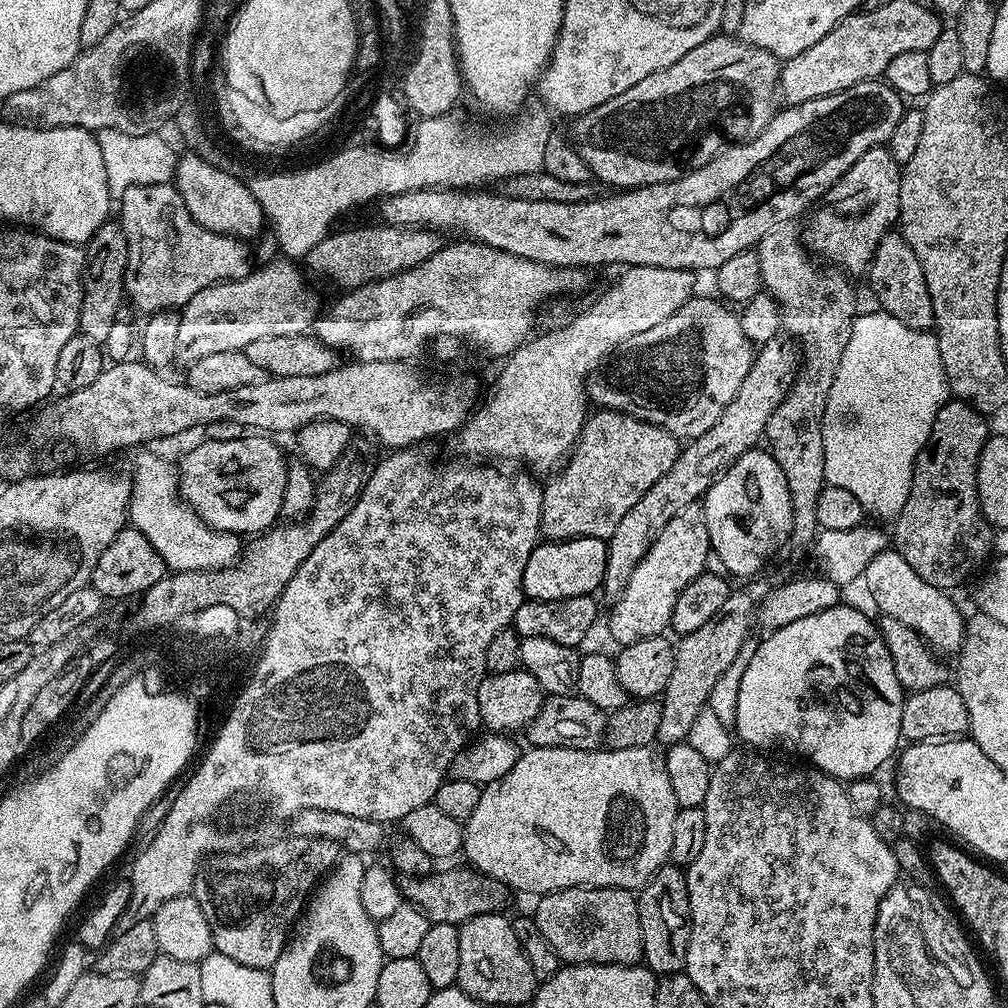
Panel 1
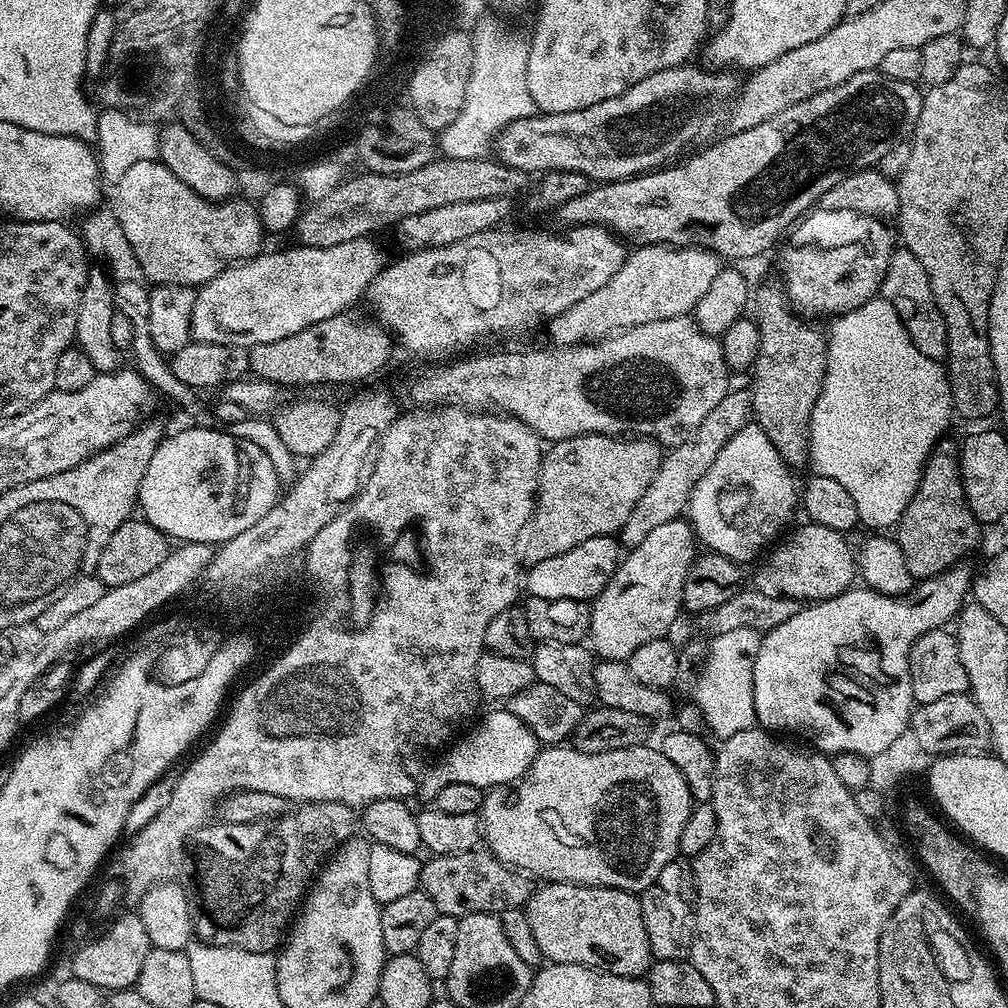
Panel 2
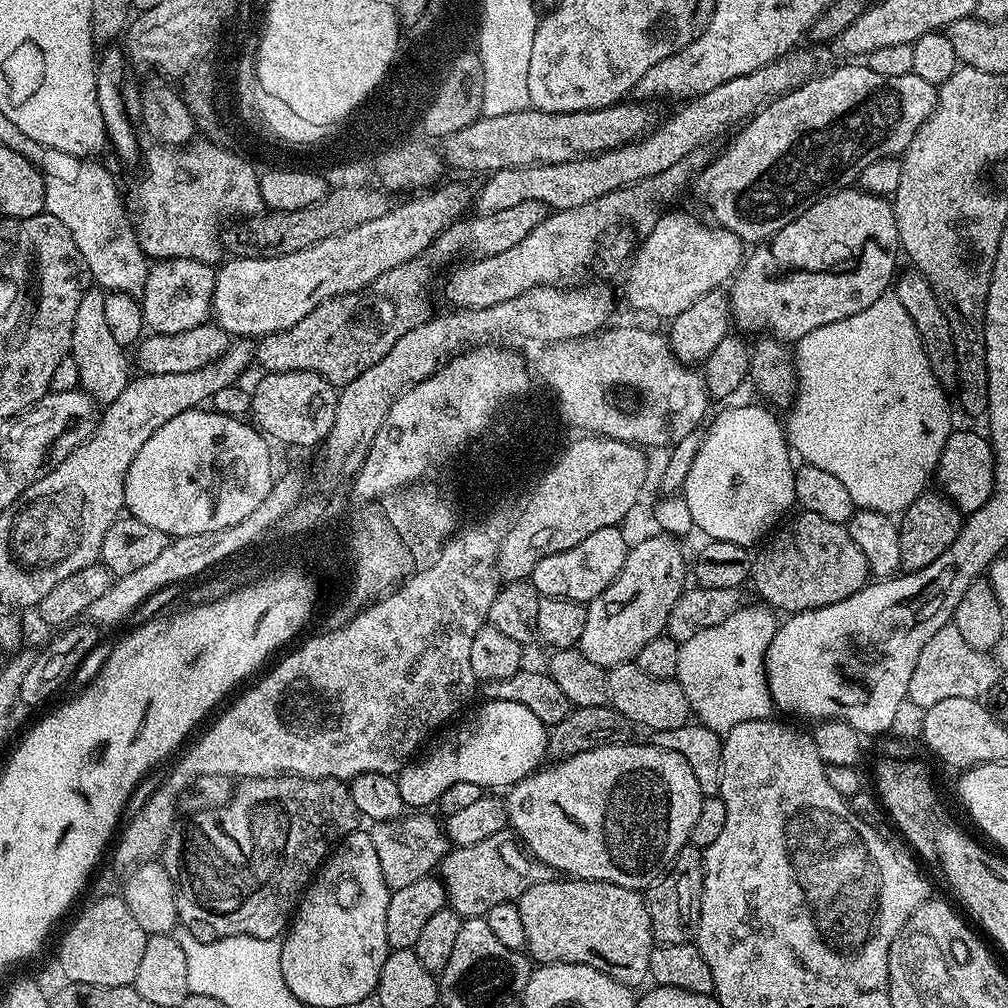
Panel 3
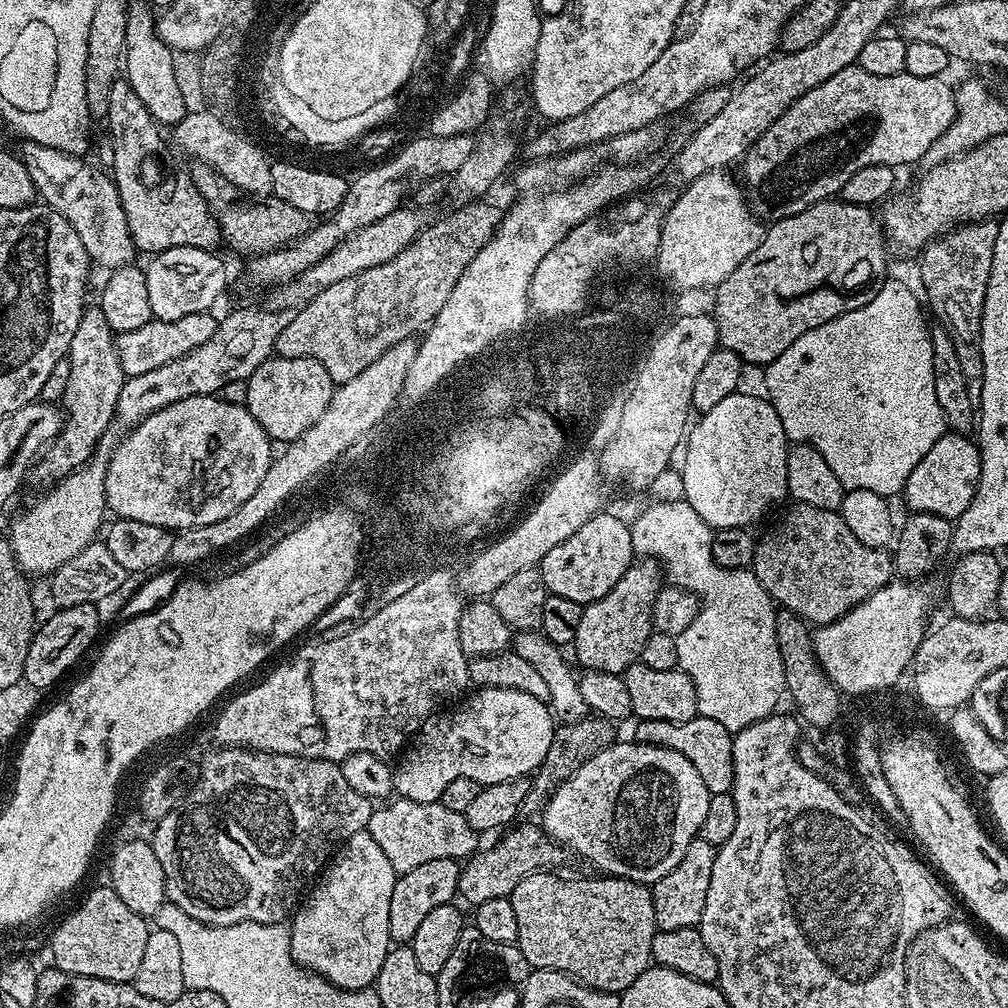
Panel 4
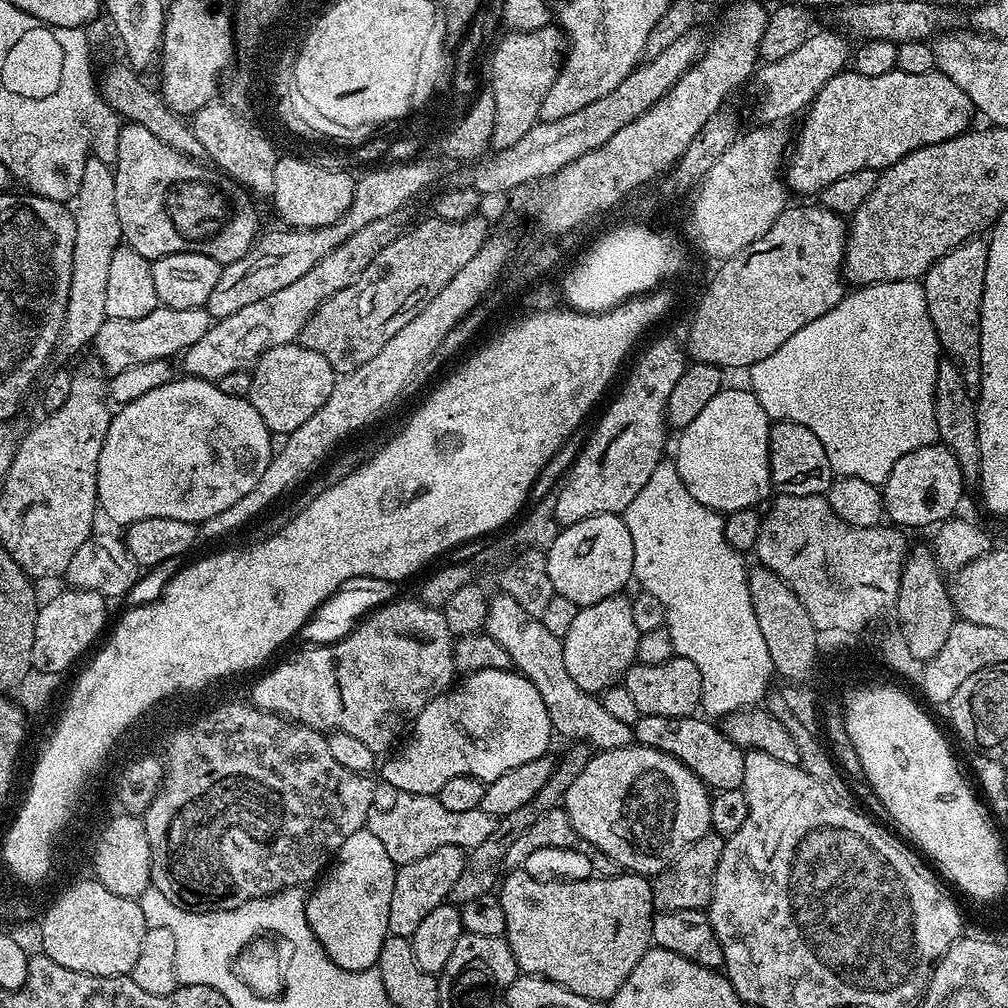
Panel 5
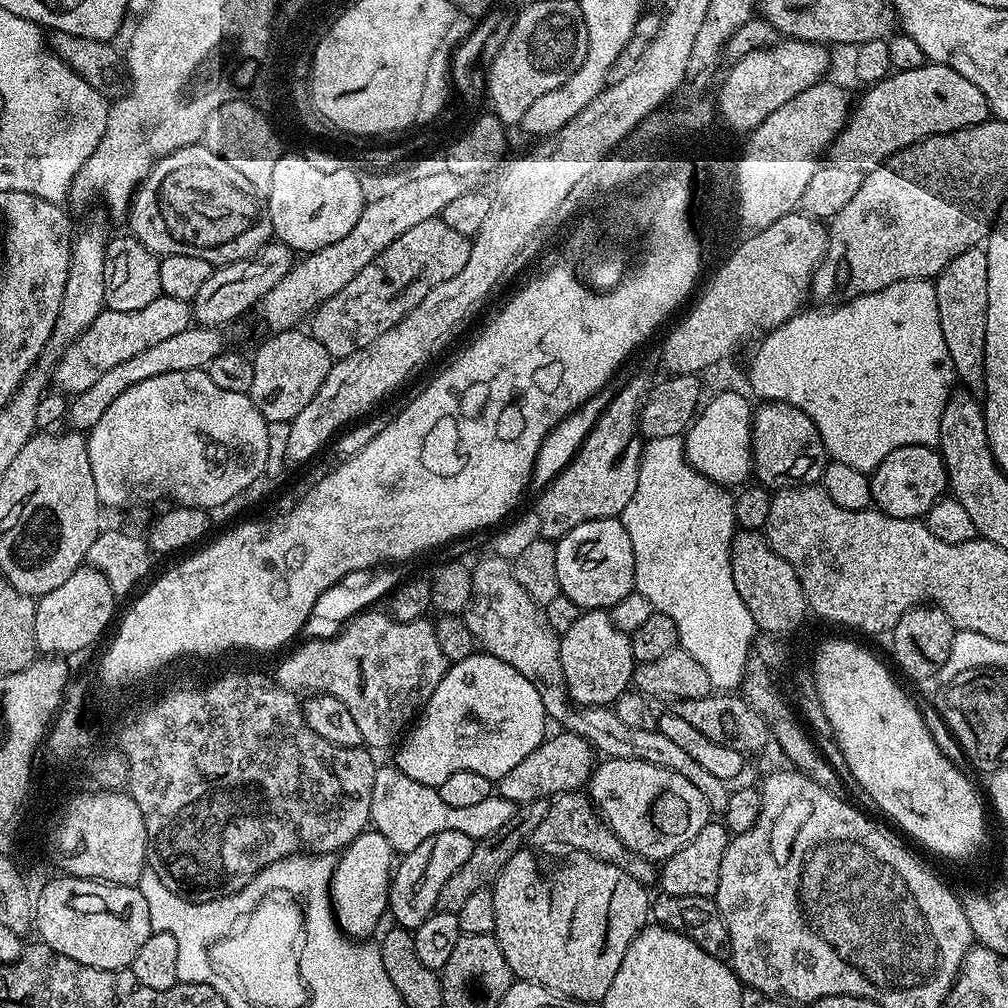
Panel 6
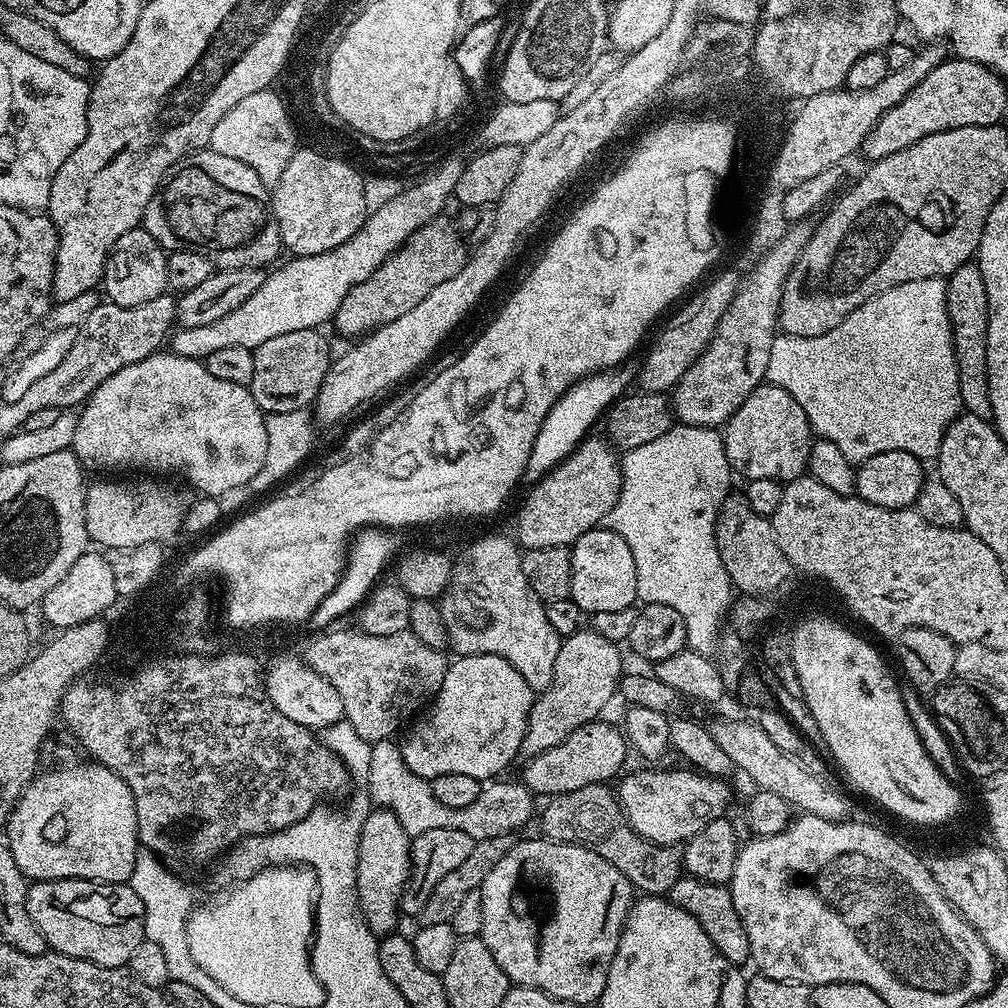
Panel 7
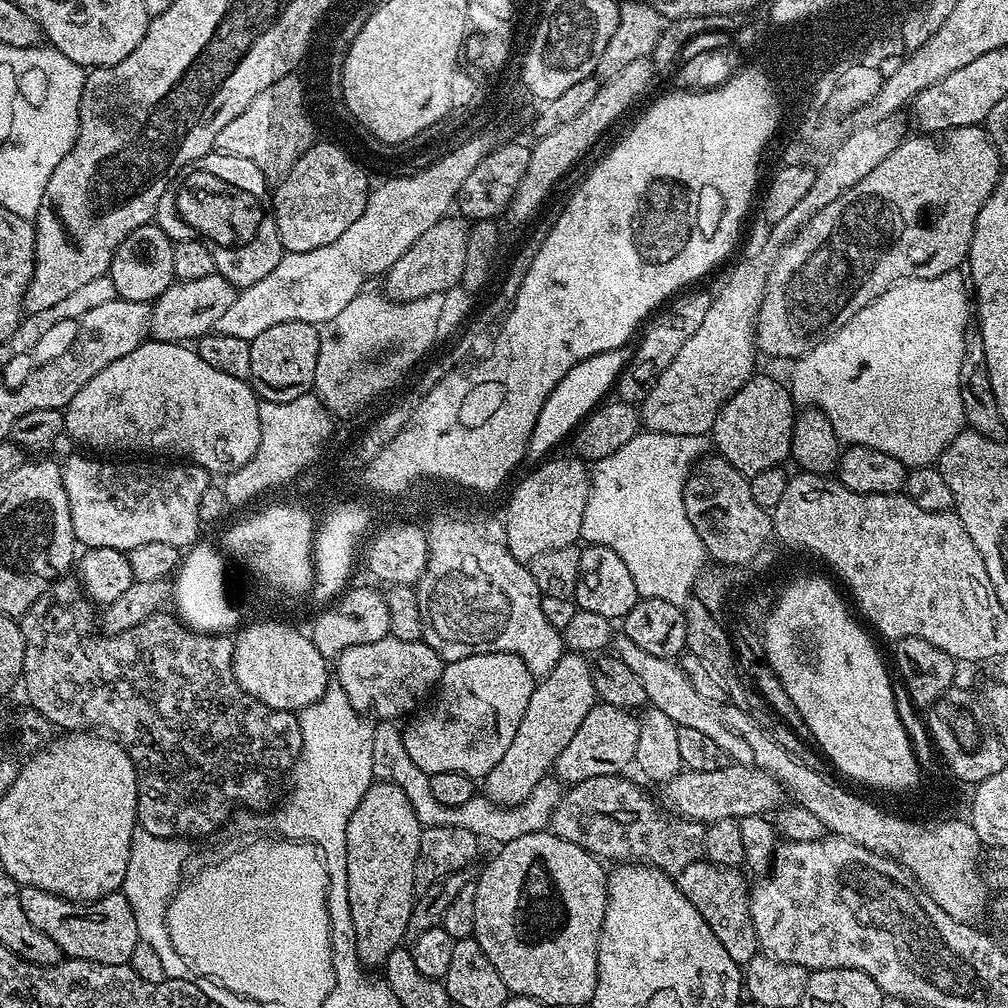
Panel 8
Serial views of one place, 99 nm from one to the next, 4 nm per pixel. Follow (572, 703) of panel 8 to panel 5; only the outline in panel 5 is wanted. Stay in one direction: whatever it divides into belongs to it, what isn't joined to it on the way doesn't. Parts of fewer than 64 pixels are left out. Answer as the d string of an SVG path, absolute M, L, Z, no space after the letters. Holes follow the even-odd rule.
M617 594L602 598L602 602L583 605L562 638L564 661L570 678L574 678L582 690L593 694L603 694L607 688L617 687L628 669L637 663L640 633L638 626L634 626L632 602L627 595Z

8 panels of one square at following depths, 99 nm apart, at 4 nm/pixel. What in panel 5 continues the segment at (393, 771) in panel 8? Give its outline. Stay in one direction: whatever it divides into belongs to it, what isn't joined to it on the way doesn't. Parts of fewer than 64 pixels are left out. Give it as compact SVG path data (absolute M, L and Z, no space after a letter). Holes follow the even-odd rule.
M402 792L393 797L392 805L385 812L380 806L373 806L366 826L374 834L374 838L382 841L386 854L390 854L390 858L397 866L418 862L418 858L426 858L426 854L430 854L430 850L438 850L438 846L458 846L465 850L477 848L482 846L482 842L486 842L486 838L493 836L498 827L497 817L486 814L480 807L474 810L461 810L457 814L455 810L446 810L446 806L442 806L442 802L436 796L419 796Z

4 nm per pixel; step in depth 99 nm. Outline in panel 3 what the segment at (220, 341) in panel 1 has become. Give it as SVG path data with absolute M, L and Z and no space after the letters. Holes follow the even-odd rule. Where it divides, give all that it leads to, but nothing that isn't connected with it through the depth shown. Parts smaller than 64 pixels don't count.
M443 184L435 190L415 195L418 197L398 205L397 208L396 205L389 207L388 212L382 214L382 218L370 218L370 222L362 222L362 226L354 226L337 236L322 238L322 242L306 246L306 250L281 256L242 256L228 258L228 261L225 259L216 273L211 319L232 338L269 336L302 322L302 318L306 318L306 314L310 314L310 310L314 310L322 302L335 296L345 296L347 292L357 292L374 282L378 274L386 274L386 270L394 270L394 266L402 266L425 255L437 236L445 232L456 219L463 217L474 204L474 188L470 185Z

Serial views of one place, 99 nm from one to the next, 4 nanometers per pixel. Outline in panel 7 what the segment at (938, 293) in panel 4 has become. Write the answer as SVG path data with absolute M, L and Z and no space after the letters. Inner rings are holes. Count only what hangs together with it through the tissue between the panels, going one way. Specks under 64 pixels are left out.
M969 262L958 266L946 277L946 310L952 323L952 345L958 366L958 390L963 411L991 421L990 378L986 366L986 330L988 329L988 303L986 282L980 273L980 265Z

